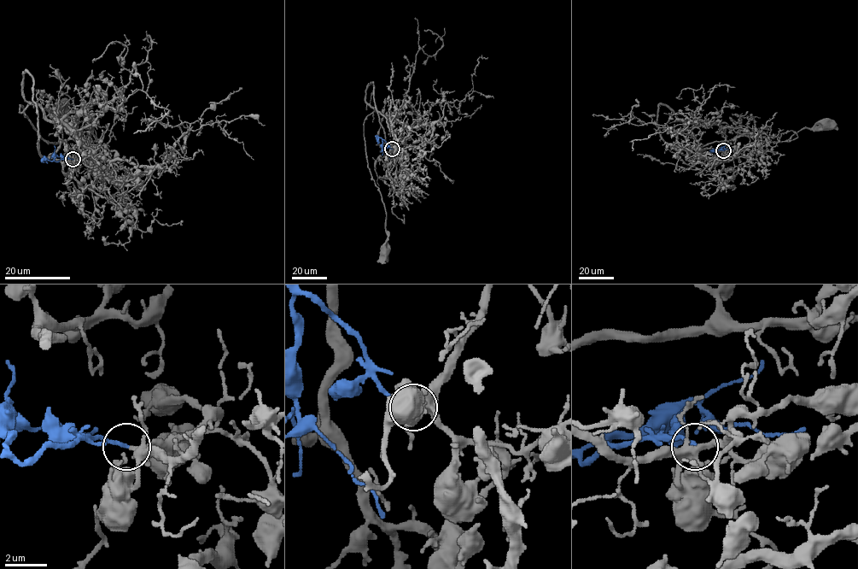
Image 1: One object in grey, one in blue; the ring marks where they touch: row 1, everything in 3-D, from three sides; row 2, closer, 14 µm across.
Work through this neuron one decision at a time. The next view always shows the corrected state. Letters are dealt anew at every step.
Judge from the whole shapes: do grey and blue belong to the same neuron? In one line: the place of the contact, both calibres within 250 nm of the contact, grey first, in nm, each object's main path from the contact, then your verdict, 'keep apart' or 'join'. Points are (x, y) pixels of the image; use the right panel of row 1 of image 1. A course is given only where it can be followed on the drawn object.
at (723, 150); 280 nm thick on the grey side, 180 nm on the other; grey runs (723, 150), (700, 149), (685, 122), (694, 126), (726, 122), (762, 142), (788, 139), (803, 128), (827, 122); blue runs (723, 150), (714, 151), (724, 147), (732, 149); join

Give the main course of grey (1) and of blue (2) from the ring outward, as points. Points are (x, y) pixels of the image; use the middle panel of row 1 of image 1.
1: (392, 149), (404, 126), (374, 110), (364, 120), (365, 151), (368, 168), (386, 214), (385, 253)
2: (392, 149), (382, 140), (382, 149), (389, 158)

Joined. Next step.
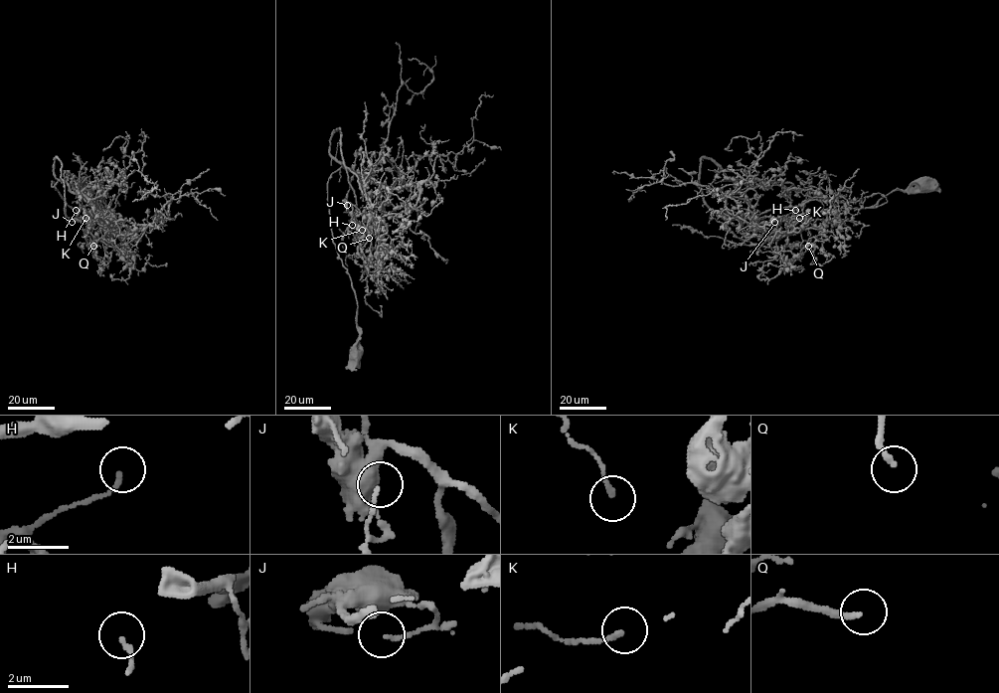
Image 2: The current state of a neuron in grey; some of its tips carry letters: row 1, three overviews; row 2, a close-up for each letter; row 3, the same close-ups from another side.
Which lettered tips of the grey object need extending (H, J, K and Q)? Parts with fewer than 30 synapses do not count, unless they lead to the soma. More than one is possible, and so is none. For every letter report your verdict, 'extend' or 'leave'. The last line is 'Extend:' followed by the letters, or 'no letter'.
H: leave
J: leave
K: leave
Q: extend
Extend: Q

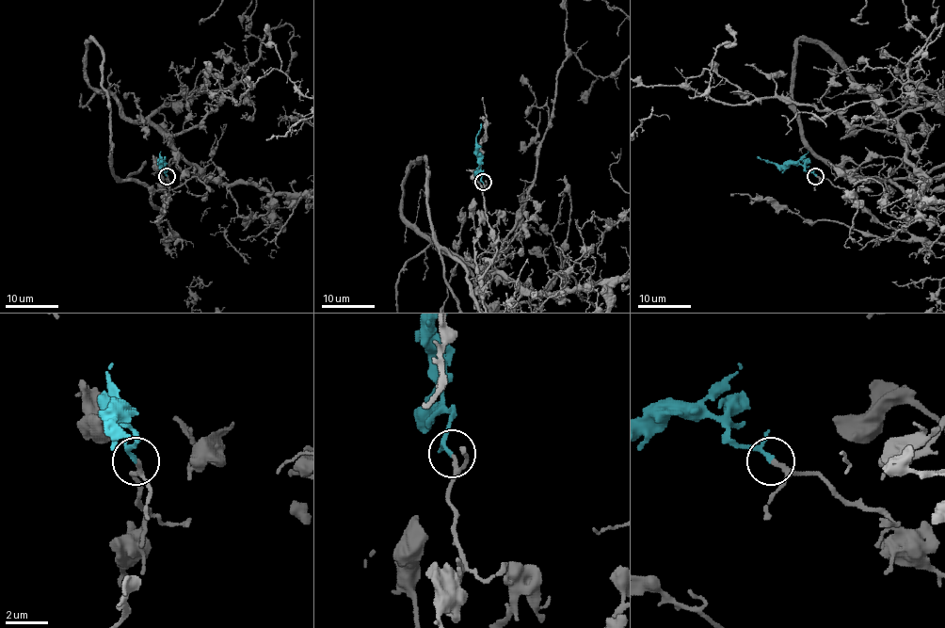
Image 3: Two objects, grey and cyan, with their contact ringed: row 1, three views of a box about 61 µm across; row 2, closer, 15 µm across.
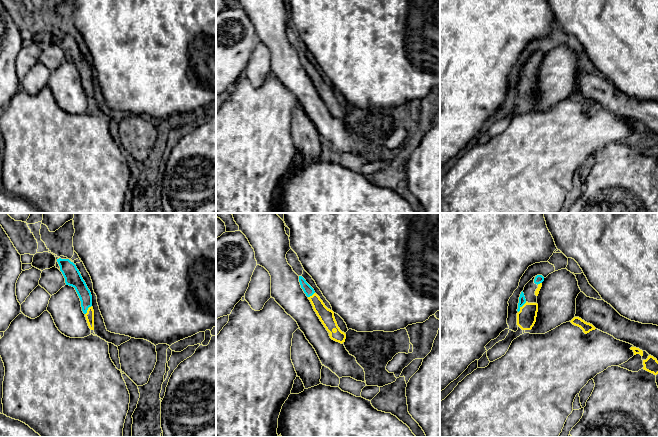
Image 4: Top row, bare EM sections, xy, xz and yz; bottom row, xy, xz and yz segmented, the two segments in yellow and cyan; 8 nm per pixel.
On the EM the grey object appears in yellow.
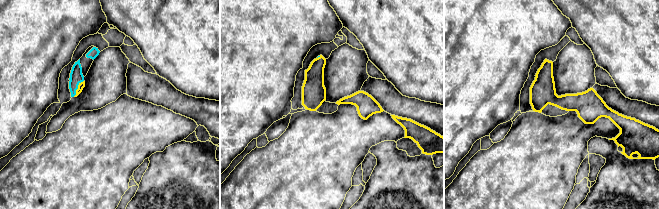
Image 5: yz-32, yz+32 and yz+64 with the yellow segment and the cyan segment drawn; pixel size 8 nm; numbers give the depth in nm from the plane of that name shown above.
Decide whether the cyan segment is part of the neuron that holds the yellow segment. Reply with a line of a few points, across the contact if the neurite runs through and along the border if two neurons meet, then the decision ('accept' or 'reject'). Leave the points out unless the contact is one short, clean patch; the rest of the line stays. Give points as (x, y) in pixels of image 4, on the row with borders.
yz (526, 317), (526, 312), (521, 307), (522, 300) | accept

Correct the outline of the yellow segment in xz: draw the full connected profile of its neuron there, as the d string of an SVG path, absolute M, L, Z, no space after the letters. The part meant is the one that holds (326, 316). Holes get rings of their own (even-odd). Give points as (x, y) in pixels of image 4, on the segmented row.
M299 276L299 282L304 293L310 300L313 309L319 317L320 321L326 330L330 333L330 338L341 344L345 342L346 334L342 332L338 327L334 317L334 312L325 306L320 297L315 293L314 289L306 282L302 276Z

